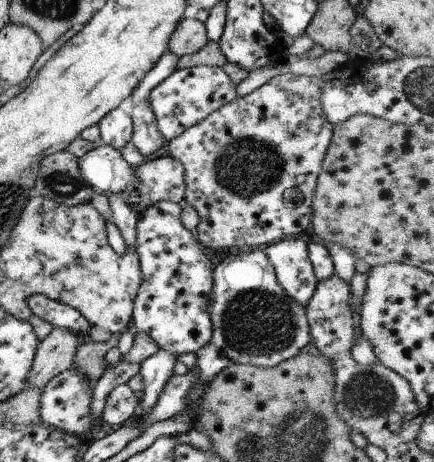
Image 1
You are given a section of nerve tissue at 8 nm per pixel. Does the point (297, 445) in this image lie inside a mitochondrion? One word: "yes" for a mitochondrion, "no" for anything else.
yes

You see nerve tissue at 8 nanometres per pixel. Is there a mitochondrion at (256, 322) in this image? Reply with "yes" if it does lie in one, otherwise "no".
yes

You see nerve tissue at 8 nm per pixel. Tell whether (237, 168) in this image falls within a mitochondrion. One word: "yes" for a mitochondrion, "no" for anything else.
yes

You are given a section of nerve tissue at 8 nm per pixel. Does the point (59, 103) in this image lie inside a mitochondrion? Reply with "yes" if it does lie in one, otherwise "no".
no

